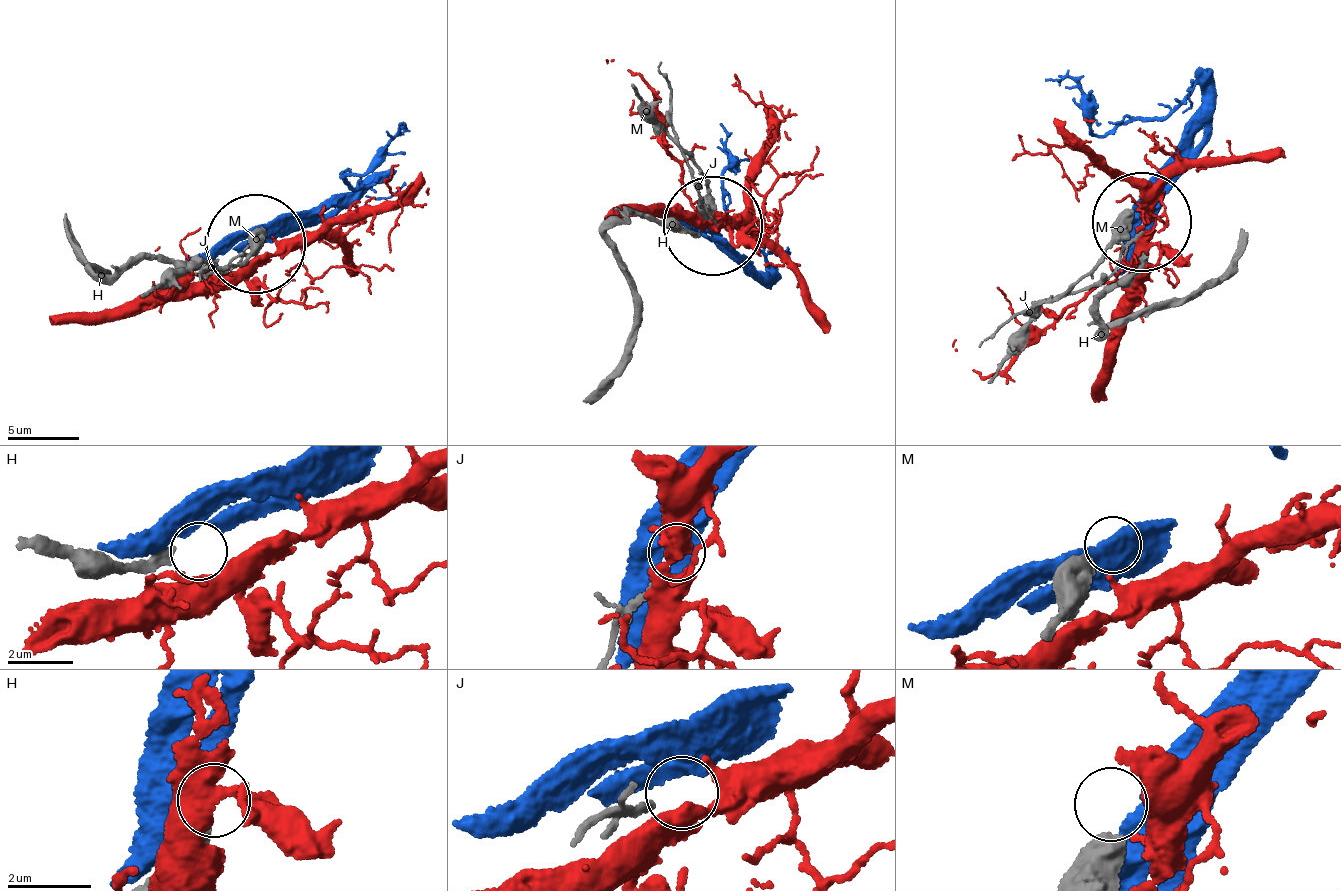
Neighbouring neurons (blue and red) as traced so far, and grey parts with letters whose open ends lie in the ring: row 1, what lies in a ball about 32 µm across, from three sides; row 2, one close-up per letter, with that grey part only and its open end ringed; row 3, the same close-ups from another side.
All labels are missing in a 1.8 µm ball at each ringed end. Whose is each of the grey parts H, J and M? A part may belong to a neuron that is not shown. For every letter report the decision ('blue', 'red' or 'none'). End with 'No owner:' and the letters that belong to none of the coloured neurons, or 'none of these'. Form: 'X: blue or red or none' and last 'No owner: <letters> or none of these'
H: blue
J: none
M: none
No owner: J, M

